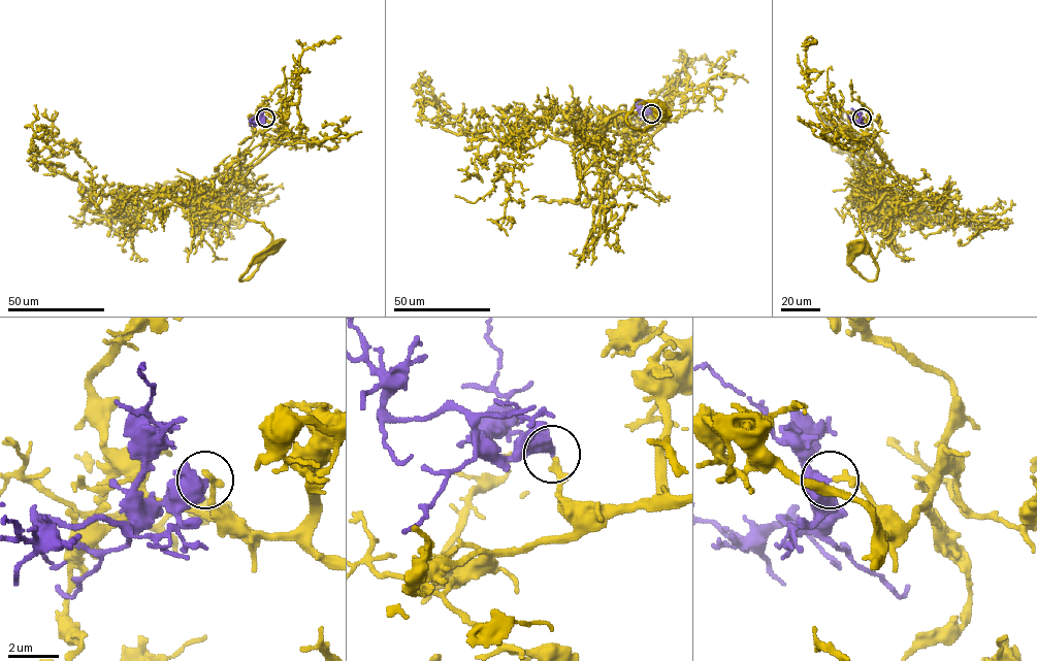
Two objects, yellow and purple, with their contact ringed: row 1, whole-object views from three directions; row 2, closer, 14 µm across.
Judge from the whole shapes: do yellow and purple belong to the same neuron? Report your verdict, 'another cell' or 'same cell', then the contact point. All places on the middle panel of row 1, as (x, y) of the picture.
same cell; at (651, 113)

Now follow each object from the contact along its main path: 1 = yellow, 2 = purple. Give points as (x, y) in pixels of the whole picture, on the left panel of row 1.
1: (264, 117), (278, 126), (278, 144), (236, 172), (215, 204), (271, 236), (239, 281), (271, 249)
2: (264, 117), (259, 121), (250, 120), (255, 116)

